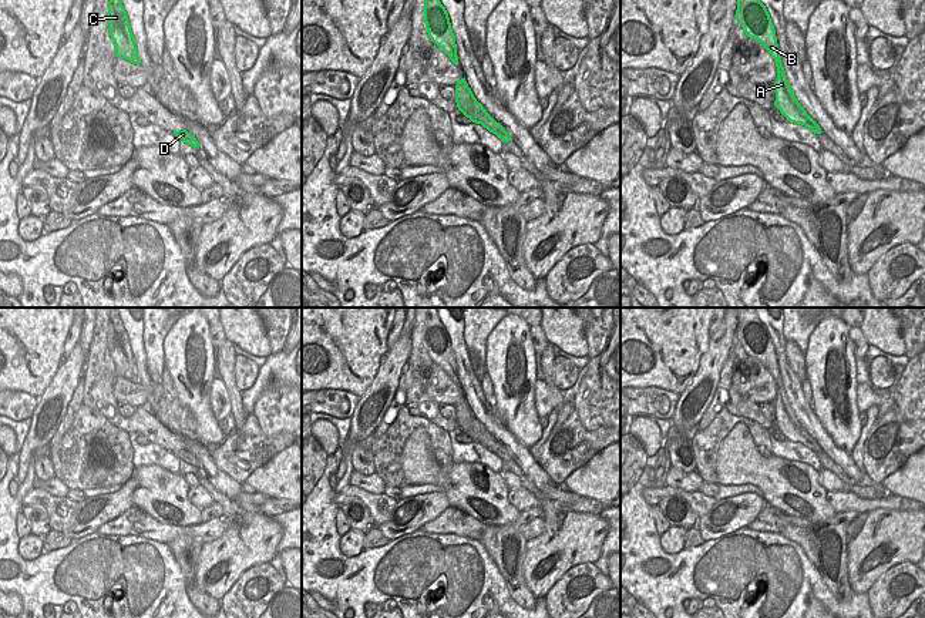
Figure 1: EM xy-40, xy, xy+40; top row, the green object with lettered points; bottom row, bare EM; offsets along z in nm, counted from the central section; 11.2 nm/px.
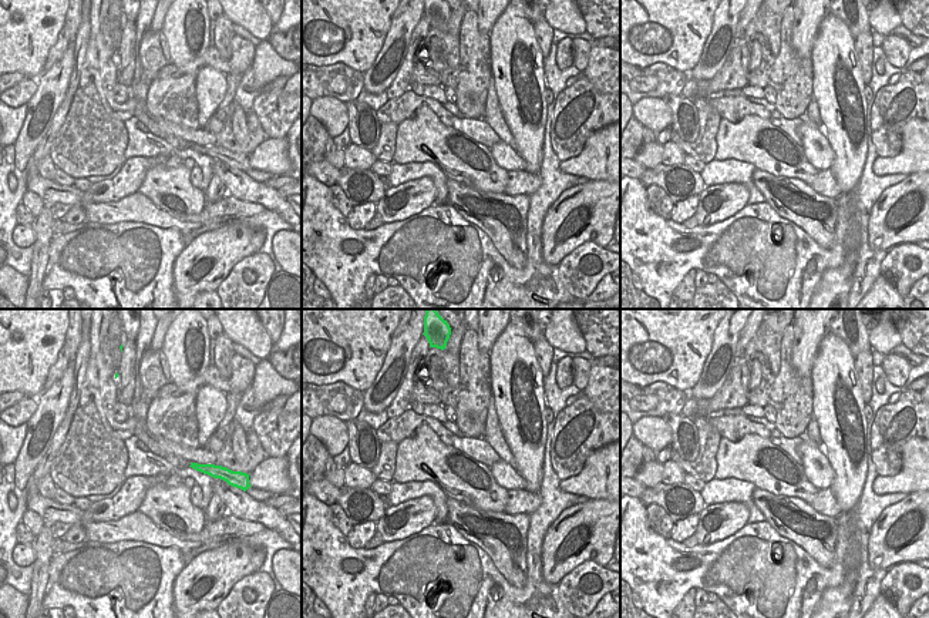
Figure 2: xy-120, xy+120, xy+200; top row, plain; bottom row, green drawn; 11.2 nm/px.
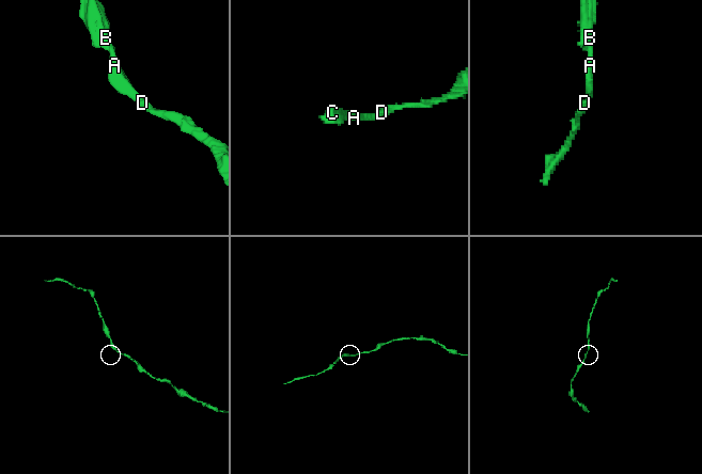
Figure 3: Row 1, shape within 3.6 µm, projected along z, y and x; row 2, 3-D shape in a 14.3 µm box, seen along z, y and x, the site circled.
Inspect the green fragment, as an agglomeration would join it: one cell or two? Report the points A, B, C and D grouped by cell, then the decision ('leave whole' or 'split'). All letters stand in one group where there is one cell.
A B C D; leave whole

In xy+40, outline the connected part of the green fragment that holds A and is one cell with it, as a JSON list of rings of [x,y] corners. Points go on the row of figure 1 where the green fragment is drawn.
[[[737,0],[736,20],[741,24],[746,36],[757,40],[776,61],[774,105],[787,121],[801,124],[814,134],[821,134],[820,125],[801,107],[788,84],[780,58],[776,30],[766,6],[760,0]]]

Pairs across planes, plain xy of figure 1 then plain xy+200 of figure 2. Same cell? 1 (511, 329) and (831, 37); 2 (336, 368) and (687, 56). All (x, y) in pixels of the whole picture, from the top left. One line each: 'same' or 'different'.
1: same
2: same

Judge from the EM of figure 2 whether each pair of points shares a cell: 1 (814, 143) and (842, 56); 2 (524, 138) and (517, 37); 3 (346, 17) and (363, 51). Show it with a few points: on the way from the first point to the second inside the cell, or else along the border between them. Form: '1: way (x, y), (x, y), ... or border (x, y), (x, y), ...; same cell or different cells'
1: border (820, 127), (835, 157); different cells
2: way (517, 113), (508, 63); same cell
3: way (350, 26), (356, 43); same cell

